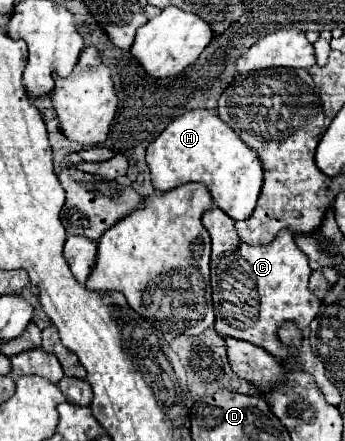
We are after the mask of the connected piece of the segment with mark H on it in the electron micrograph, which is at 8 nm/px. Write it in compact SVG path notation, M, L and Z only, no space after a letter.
M195 108L195 110L189 110L187 114L175 118L163 130L163 134L159 134L159 138L151 146L147 146L147 166L151 172L153 186L159 192L173 190L187 182L203 182L209 188L209 192L213 194L215 204L223 212L227 212L233 220L249 218L249 214L253 212L255 202L259 198L261 186L263 186L263 164L261 164L257 152L251 146L243 144L241 138L219 118L219 114L215 110L207 110L207 108Z

